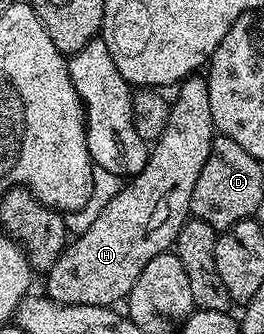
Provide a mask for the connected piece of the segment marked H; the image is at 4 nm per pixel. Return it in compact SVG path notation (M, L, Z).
M193 74L182 81L176 91L177 96L170 103L170 114L165 122L165 130L161 138L154 141L143 169L124 183L120 192L94 219L93 226L76 235L64 248L61 258L57 258L54 266L46 272L46 295L57 303L101 307L118 305L118 300L120 303L133 290L133 282L137 282L141 270L145 270L147 263L174 245L181 226L191 216L193 186L197 186L201 166L205 166L205 158L209 158L211 143L215 141L217 133L209 105L206 79Z

